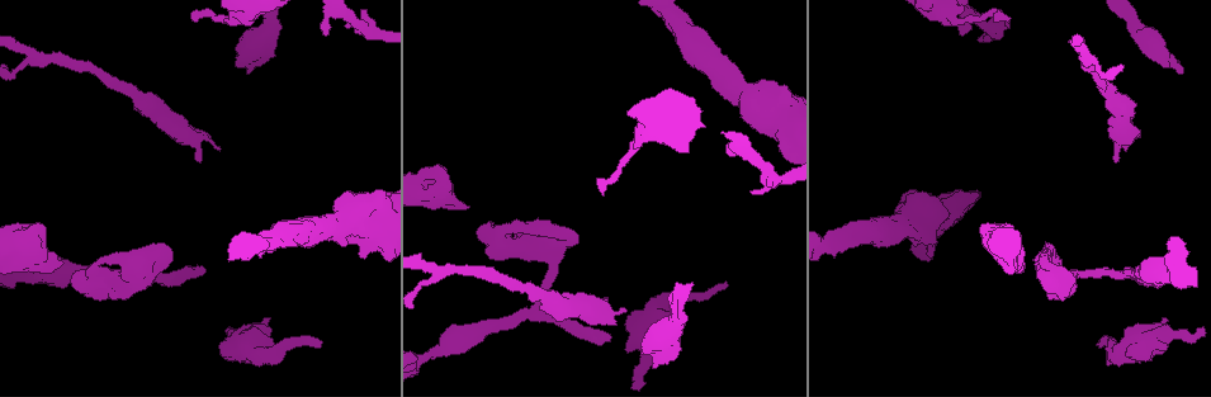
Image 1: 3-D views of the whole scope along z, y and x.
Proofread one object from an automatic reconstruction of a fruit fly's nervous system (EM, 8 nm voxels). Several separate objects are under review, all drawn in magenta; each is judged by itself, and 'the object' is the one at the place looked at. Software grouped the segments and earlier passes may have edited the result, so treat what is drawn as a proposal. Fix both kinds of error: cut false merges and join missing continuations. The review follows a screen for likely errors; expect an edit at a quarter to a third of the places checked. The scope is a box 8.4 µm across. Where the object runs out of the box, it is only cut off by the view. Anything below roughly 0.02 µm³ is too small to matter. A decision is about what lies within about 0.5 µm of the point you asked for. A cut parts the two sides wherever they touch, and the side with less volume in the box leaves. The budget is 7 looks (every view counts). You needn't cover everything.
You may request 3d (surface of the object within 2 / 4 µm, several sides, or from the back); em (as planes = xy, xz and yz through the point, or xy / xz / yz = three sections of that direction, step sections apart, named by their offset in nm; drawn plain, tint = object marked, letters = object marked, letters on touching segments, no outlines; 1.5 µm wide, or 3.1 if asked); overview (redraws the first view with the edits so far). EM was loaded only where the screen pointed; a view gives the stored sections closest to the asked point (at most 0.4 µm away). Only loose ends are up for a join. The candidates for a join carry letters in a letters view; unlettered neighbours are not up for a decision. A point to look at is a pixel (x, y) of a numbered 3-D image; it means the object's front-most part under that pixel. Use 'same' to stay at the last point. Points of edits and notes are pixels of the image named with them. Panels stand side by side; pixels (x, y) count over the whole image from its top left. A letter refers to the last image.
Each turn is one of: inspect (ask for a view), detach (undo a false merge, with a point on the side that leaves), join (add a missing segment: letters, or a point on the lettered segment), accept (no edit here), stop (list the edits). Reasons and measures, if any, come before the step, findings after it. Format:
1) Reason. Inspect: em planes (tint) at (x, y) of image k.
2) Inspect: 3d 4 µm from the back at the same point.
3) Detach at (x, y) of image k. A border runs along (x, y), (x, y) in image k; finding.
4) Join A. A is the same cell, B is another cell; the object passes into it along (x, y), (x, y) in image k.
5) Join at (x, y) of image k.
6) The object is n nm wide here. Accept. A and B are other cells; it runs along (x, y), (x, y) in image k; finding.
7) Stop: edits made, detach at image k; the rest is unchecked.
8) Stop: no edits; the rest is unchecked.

Branch stops here. Inspect: em planes (letters) at (1182, 71) of image 1.

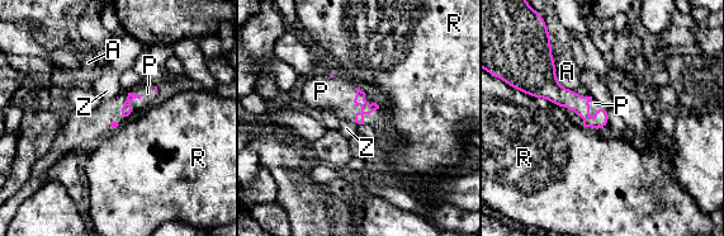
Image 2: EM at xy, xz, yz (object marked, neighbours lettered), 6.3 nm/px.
Join P. P is the same cell, A, R and Z are other cells; it goes on there.

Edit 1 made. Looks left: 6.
An open end. Inspect: 3d 4 µm from the back at (1114, 156) of image 1.

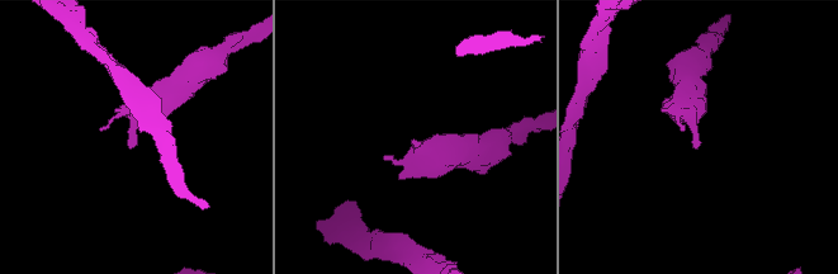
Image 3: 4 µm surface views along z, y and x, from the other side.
Shape alone is not enough. Inspect: em planes (tint) at (127, 141) of image 3.

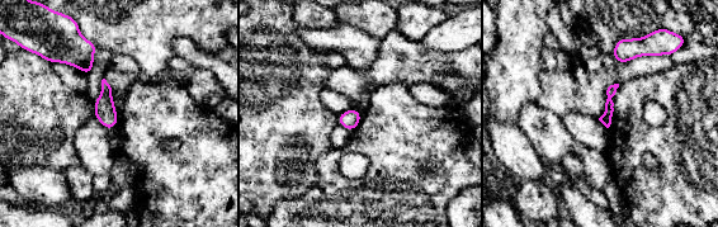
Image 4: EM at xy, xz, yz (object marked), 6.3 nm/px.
What lies round it. Inspect: em planes (letters) at the same point.

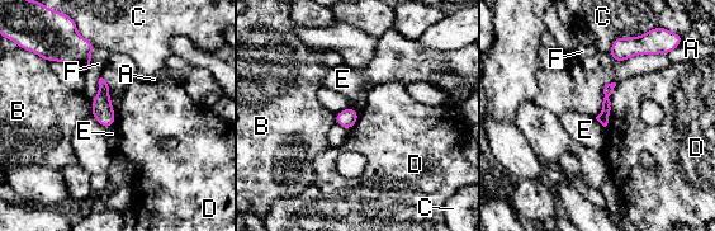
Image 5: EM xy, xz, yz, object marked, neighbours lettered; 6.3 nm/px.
Accept. A, B, C, D, E and F are other cells; a border runs along (616, 84), (604, 127) in image 5; no lettered segment goes on from it.

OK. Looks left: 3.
Free end. Inspect: 3d 4 µm from the back at (961, 34) of image 1.

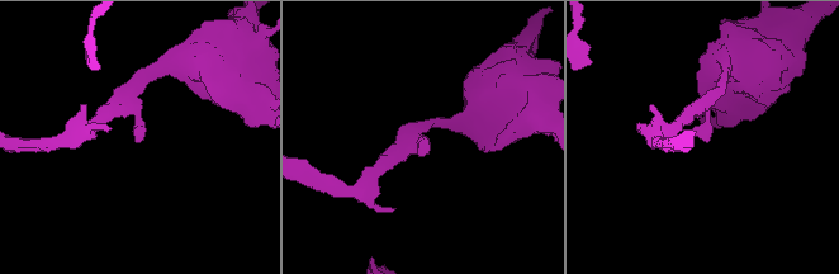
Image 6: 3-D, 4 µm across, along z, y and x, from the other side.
Inspect: em yz step 4 (tint) at (137, 140) of image 6.

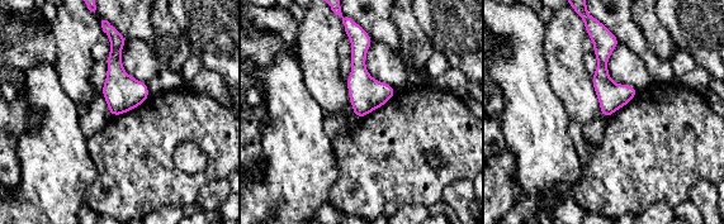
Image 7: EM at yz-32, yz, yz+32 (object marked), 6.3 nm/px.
Inspect: em planes (letters) at the same point.

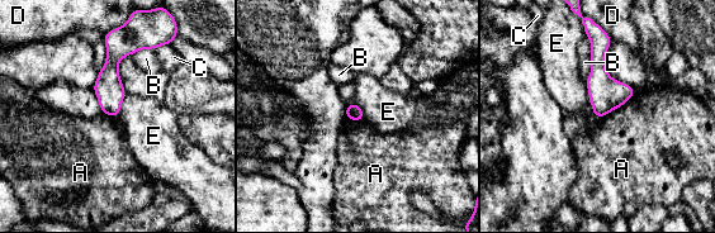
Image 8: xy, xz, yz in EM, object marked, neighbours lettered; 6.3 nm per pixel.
Accept. A, B, C, D and E are other cells; none of them fits.

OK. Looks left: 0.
Stop: edits made, join at image 2; the rest is unchecked.

